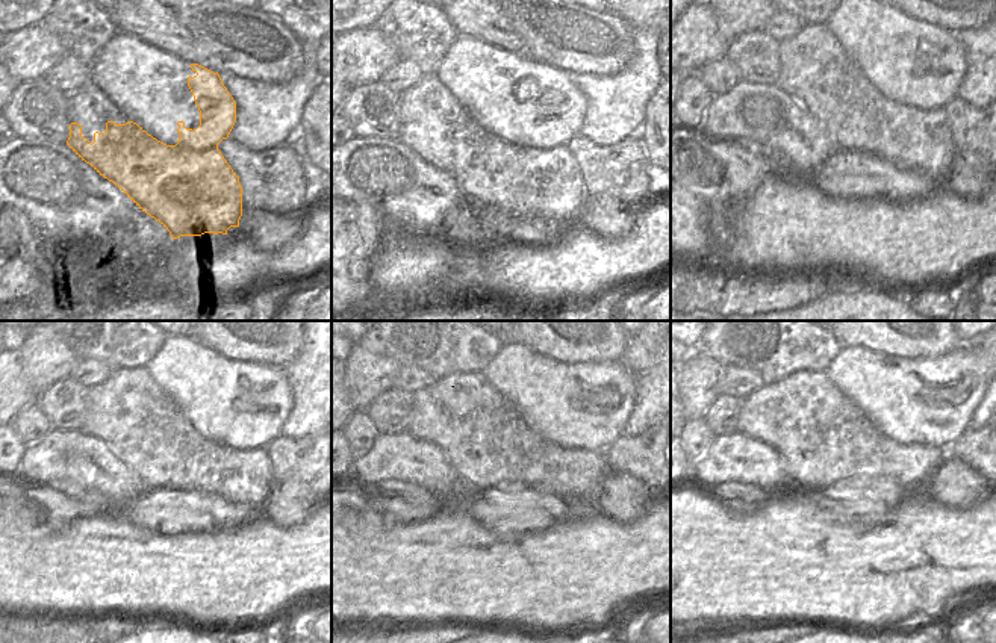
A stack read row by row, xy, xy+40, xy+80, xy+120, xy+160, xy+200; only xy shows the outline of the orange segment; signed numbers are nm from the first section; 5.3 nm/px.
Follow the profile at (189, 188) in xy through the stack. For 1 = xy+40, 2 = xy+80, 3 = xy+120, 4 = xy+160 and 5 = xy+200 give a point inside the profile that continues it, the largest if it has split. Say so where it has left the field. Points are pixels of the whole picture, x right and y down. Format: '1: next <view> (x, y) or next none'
1: next xy+40 (538, 177)
2: next xy+80 (860, 118)
3: next xy+120 (126, 406)
4: next xy+160 (488, 444)
5: next xy+200 (824, 439)

